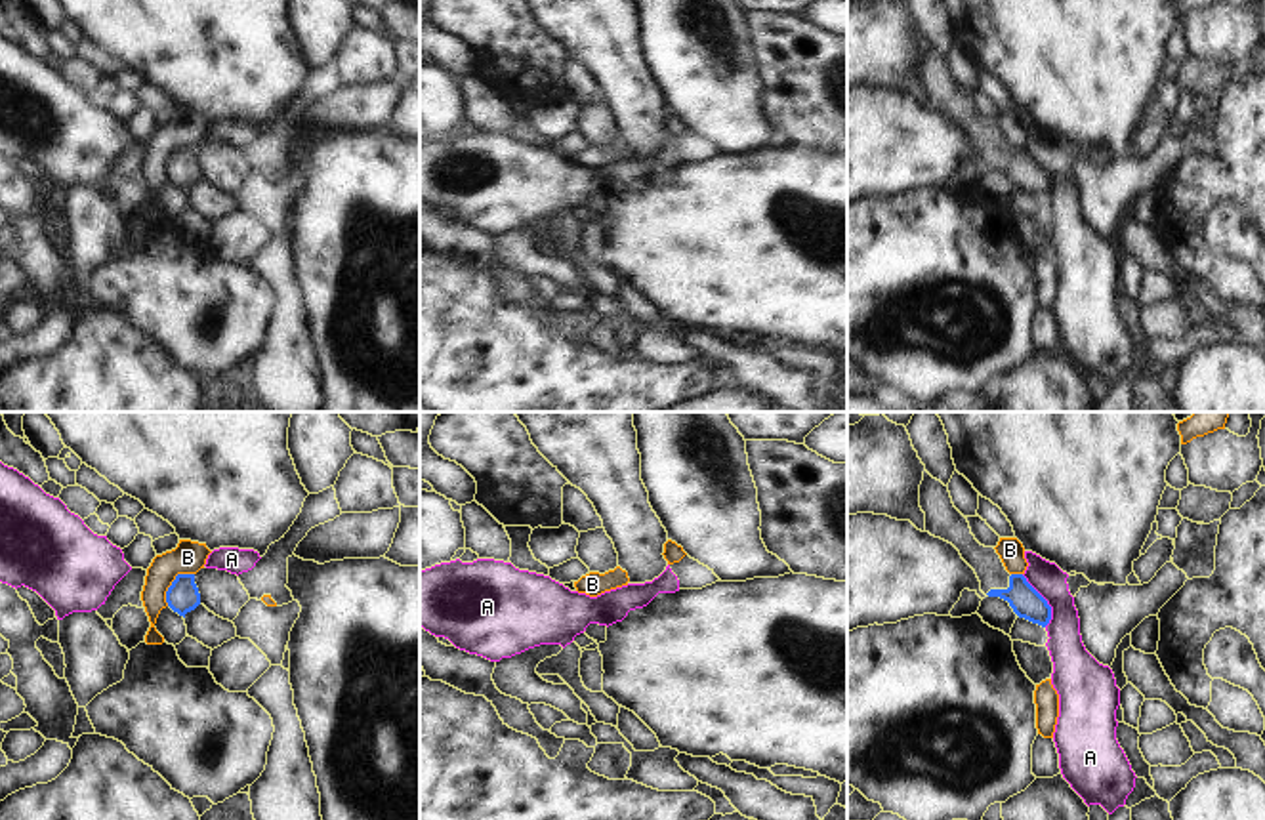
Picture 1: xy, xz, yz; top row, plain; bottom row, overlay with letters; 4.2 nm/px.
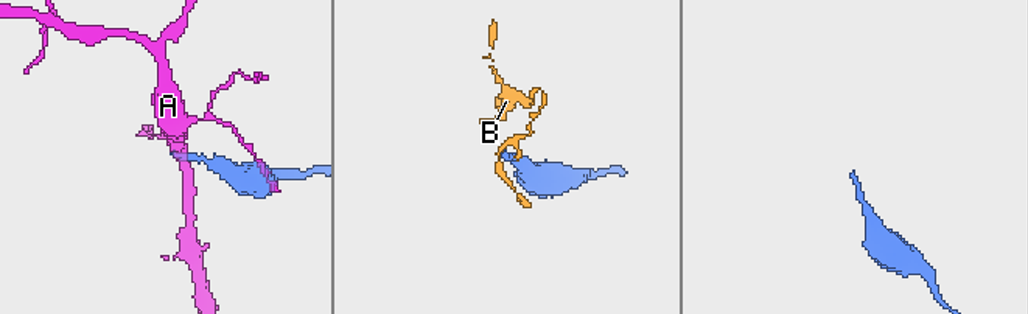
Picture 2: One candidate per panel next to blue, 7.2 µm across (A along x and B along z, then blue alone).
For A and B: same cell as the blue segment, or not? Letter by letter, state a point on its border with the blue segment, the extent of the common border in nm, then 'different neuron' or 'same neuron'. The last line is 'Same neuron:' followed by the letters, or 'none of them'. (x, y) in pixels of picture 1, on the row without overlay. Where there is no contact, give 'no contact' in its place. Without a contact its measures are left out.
A: meets blue in yz at (1046, 174); contact 240 nm long; different neuron
B: meets blue in xy at (172, 155); contact 180 nm long; different neuron
Same neuron: none of them

